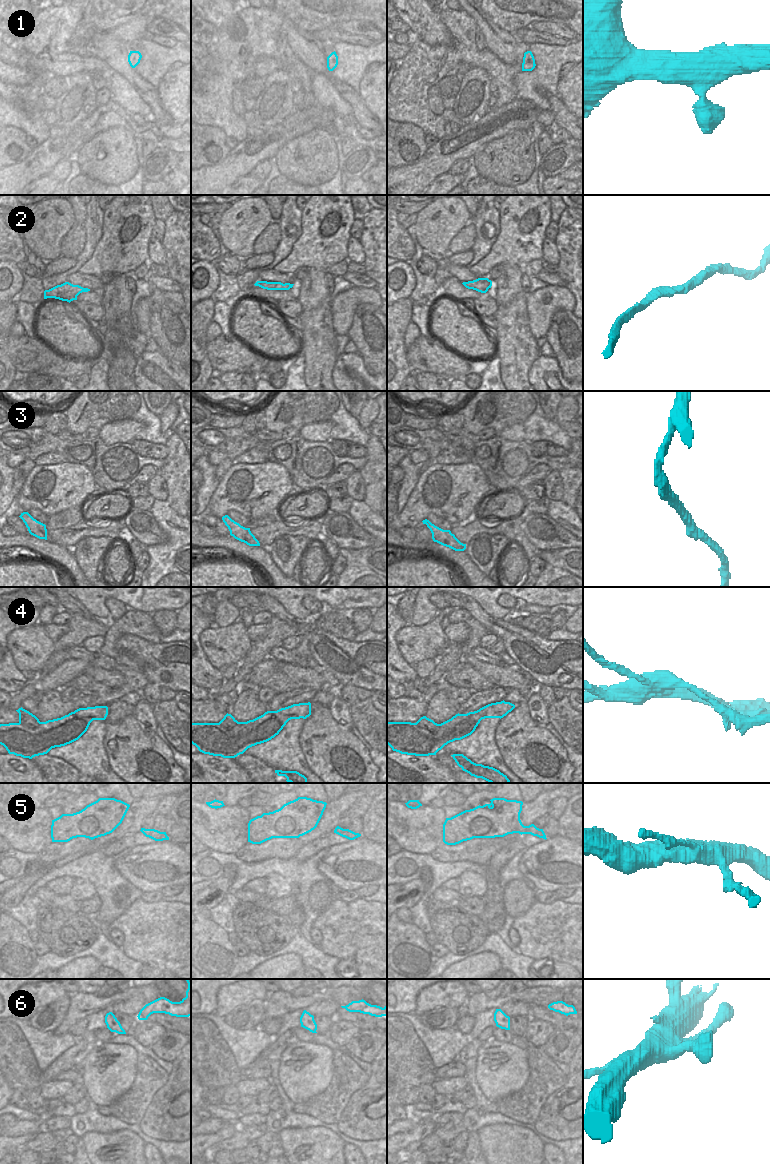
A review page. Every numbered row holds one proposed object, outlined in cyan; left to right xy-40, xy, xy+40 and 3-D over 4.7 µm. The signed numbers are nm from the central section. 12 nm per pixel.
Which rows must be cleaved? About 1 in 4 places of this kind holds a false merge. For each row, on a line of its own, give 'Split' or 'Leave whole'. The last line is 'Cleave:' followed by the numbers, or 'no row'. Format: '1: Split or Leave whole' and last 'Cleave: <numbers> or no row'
1: Leave whole
2: Leave whole
3: Leave whole
4: Split
5: Leave whole
6: Leave whole
Cleave: 4

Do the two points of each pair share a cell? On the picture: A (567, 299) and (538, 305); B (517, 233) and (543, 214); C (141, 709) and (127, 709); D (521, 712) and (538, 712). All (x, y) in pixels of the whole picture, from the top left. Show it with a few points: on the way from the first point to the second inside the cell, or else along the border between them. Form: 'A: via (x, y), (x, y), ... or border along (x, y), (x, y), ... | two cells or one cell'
A: via (560, 299), (554, 299), (545, 305) | one cell
B: via (526, 234), (531, 234), (543, 223) | one cell
C: border along (134, 706), (135, 714) | two cells
D: border along (534, 689), (527, 701), (529, 716), (545, 727) | two cells

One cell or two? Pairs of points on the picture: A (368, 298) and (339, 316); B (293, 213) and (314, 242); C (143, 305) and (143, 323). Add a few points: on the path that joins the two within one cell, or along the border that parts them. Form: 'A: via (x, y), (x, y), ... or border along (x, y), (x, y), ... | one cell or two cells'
A: via (361, 298), (357, 298), (346, 309) | one cell
B: border along (302, 210), (301, 234), (292, 245) | two cells
C: via (143, 309), (143, 319) | one cell

